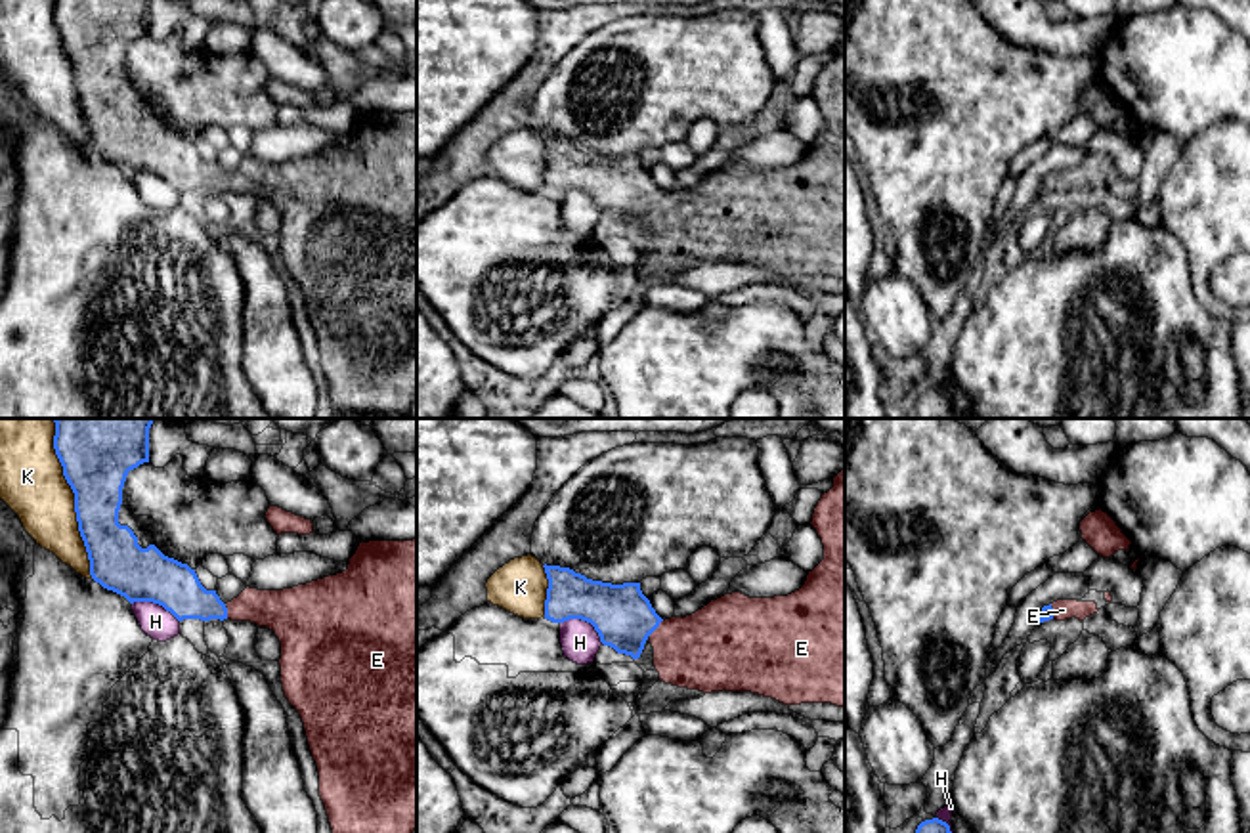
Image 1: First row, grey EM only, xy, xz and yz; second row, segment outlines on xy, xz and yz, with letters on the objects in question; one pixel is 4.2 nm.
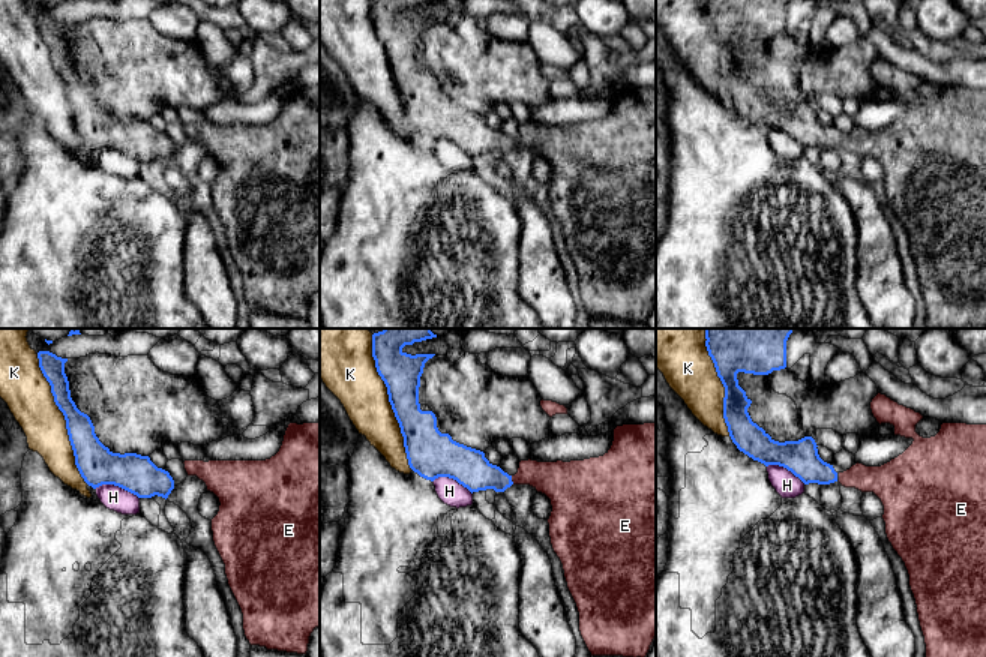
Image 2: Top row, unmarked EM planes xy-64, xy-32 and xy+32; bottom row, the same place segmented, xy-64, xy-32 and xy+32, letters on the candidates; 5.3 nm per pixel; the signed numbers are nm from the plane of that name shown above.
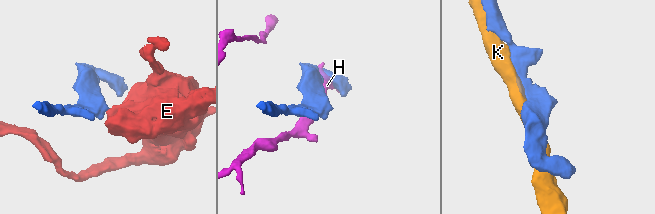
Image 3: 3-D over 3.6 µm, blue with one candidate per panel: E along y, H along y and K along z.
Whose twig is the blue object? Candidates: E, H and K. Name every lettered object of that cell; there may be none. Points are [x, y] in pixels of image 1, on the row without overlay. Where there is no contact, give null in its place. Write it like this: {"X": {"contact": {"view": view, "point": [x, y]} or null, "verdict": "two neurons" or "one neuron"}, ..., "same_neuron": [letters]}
{"E": {"contact": {"view": "xz", "point": [656, 199]}, "verdict": "one neuron"}, "H": {"contact": {"view": "xz", "point": [585, 192]}, "verdict": "two neurons"}, "K": {"contact": {"view": "xy", "point": [75, 75]}, "verdict": "two neurons"}, "same_neuron": ["E"]}

